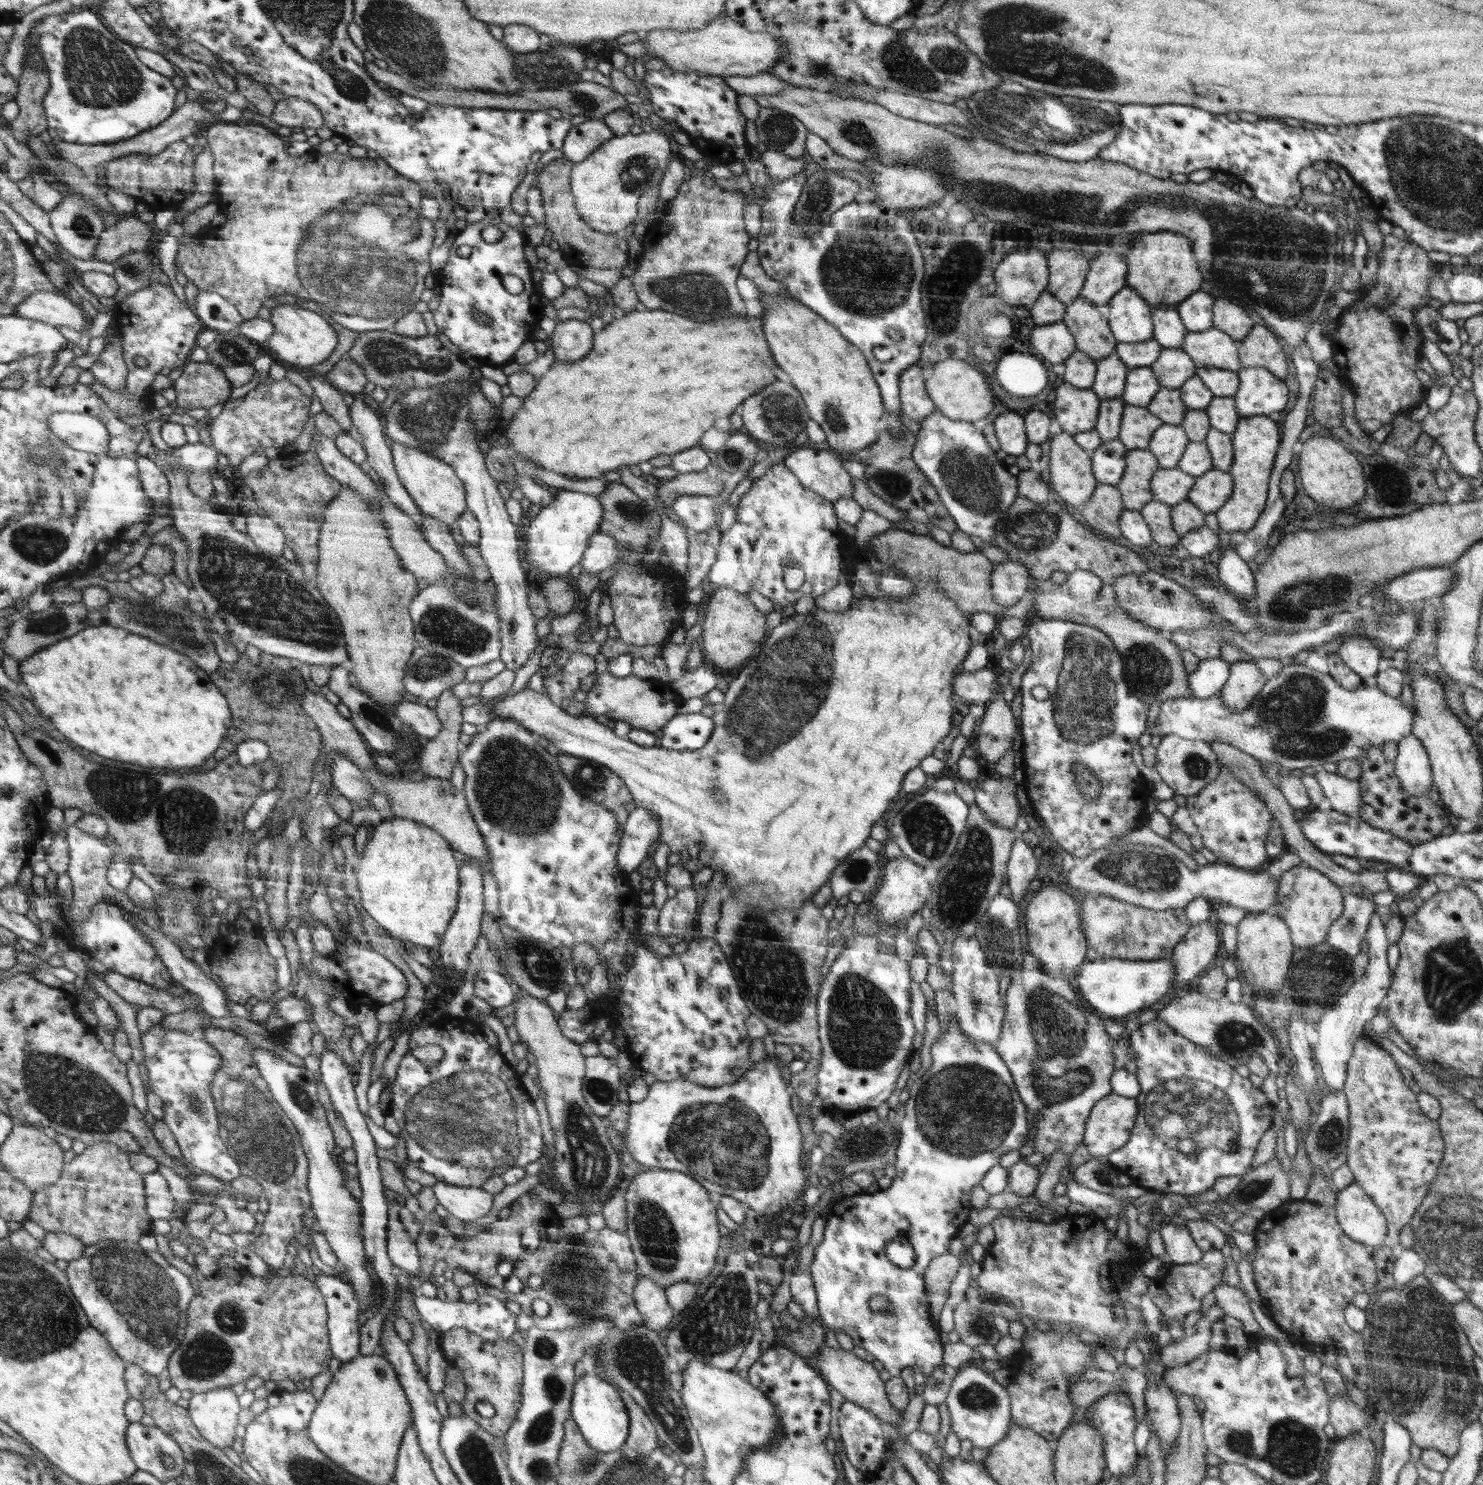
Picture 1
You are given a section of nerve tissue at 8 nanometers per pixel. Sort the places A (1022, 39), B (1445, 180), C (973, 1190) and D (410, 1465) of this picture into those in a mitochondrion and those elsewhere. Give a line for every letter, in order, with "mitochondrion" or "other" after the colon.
A: mitochondrion
B: mitochondrion
C: other
D: other

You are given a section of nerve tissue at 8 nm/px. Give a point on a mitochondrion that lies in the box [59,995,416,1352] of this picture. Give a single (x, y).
(142, 1290)

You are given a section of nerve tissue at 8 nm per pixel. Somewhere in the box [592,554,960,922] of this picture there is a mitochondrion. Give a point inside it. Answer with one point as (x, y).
(801, 659)

